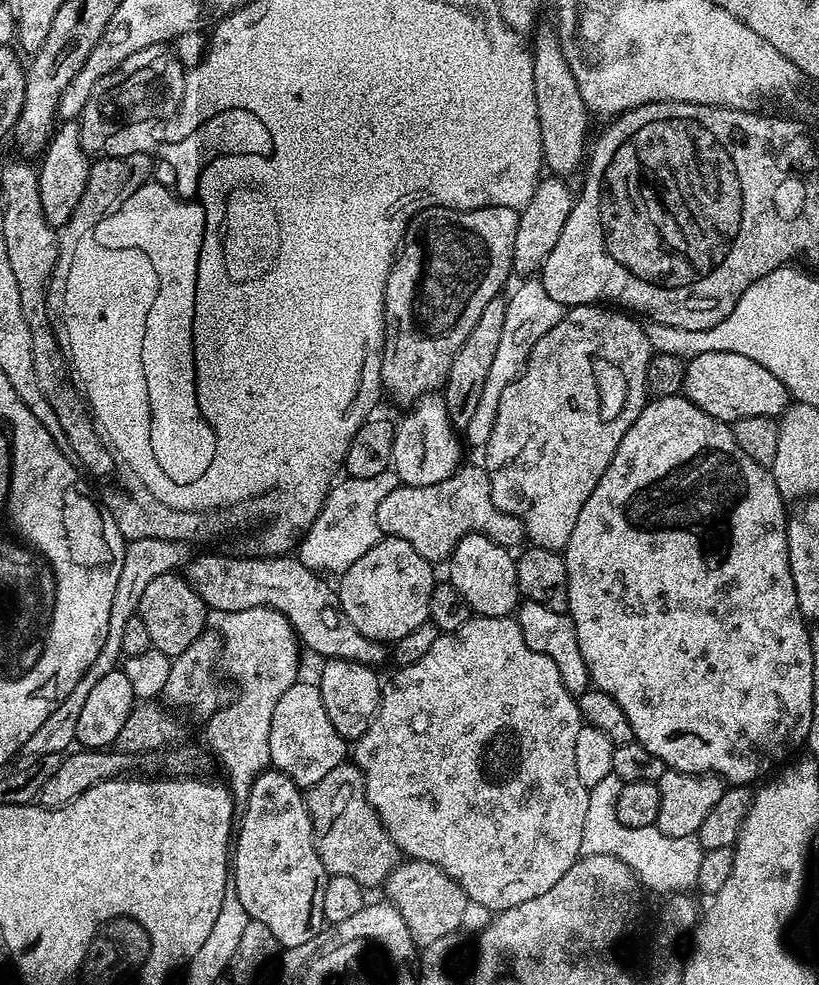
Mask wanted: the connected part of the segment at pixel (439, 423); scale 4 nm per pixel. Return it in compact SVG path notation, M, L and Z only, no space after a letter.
M439 391L430 392L405 412L408 413L394 424L390 468L396 473L397 481L401 485L434 486L434 482L450 478L450 474L461 467L462 459L460 460L460 440L456 437L459 435L450 422L443 395Z

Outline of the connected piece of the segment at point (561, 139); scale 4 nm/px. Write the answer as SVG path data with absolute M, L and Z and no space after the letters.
M539 28L535 29L536 48L534 44L532 65L534 66L534 102L538 102L538 122L542 130L544 162L549 173L568 178L571 172L579 164L581 167L586 160L590 109L582 98L582 90L578 90L578 82L574 82L574 73L570 71L570 62L566 62L566 54L562 54L557 29Z

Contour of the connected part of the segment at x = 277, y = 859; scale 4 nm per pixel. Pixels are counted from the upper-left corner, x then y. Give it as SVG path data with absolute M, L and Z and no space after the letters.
M275 770L259 772L252 781L252 789L243 801L244 817L239 817L238 831L234 836L234 855L230 860L230 877L237 886L238 899L242 902L249 920L263 922L278 938L281 949L287 950L309 942L325 931L322 914L322 893L326 891L329 874L318 858L314 846L312 819L308 813L308 801L302 789L286 774Z

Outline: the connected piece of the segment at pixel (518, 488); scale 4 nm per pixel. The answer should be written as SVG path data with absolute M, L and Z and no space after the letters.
M599 303L569 307L558 322L558 326L554 326L554 330L538 338L538 346L534 346L528 365L524 367L520 377L510 382L506 390L502 390L502 402L498 402L498 418L494 418L494 430L482 449L482 455L484 455L482 463L490 478L490 494L494 498L494 506L498 506L498 510L506 510L506 514L514 514L514 518L521 520L524 523L525 537L535 547L563 553L564 547L570 542L570 534L574 534L578 514L582 514L582 506L586 506L586 498L594 494L594 486L598 486L602 474L606 474L606 466L610 466L622 438L626 438L626 430L634 426L638 414L642 414L644 405L649 399L647 366L654 353L645 325L643 323L640 325L636 320L639 319L635 315L625 314L615 307L601 306Z

